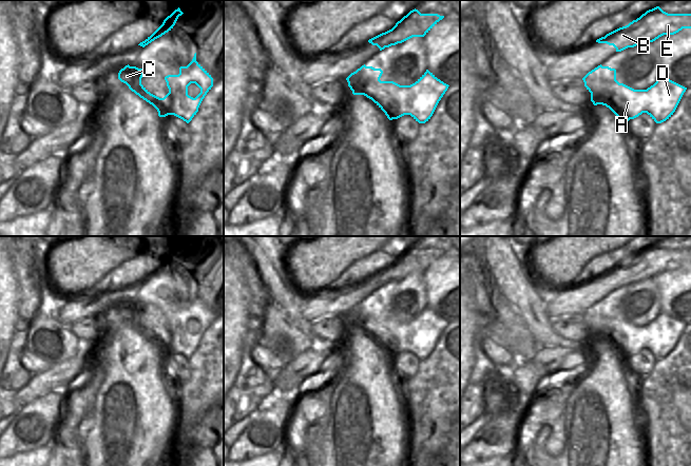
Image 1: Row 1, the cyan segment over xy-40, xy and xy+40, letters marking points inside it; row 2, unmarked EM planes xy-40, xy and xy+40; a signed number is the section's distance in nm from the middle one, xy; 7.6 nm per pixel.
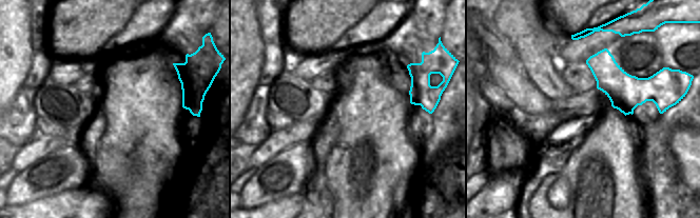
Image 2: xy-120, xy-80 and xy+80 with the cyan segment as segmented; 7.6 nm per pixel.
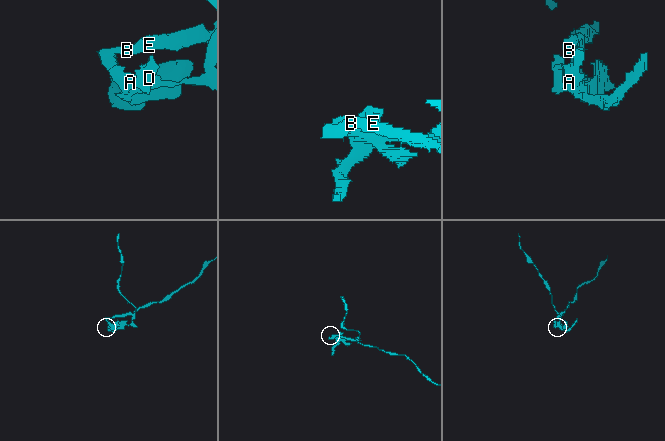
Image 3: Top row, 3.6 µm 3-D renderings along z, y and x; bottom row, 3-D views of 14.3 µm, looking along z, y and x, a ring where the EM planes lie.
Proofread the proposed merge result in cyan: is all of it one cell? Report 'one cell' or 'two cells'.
two cells

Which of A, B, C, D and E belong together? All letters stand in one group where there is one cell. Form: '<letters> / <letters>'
A C D / B E

